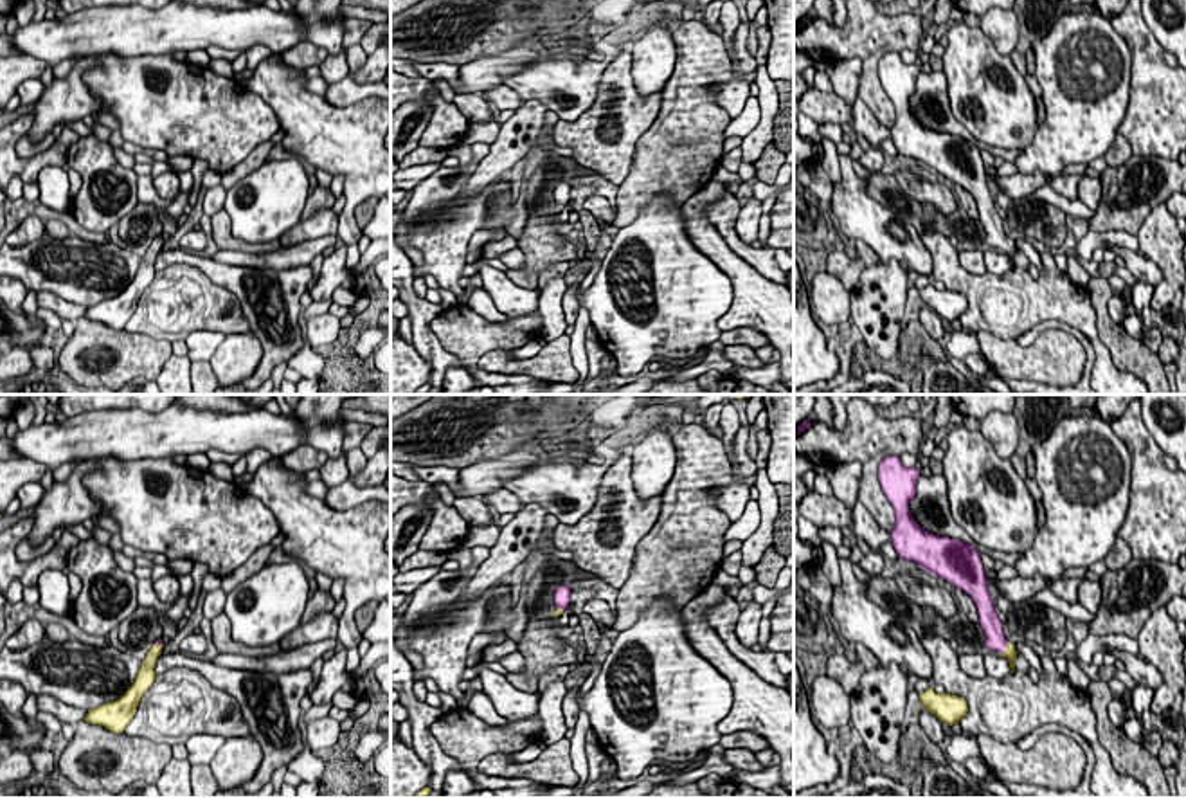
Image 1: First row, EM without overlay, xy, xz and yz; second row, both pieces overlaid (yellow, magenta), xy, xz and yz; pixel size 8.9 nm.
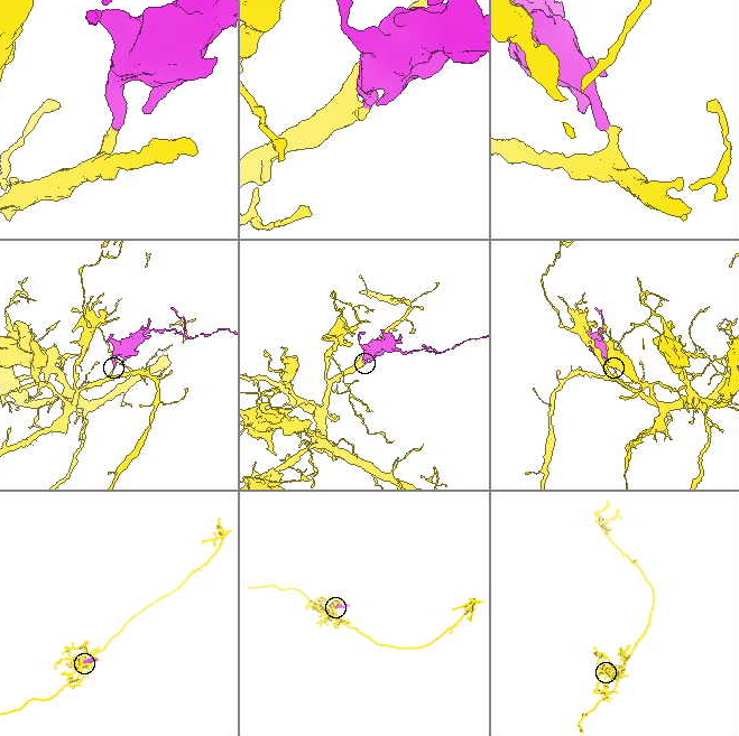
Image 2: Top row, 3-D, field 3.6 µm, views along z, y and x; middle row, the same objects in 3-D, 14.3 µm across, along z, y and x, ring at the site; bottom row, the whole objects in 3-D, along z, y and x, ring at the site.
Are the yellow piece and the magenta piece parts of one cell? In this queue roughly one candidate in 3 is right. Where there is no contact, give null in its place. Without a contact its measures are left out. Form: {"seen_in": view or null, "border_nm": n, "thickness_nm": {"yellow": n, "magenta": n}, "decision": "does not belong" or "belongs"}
{"seen_in": "yz", "border_nm": 120, "thickness_nm": {"yellow": 120, "magenta": 190}, "decision": "belongs"}

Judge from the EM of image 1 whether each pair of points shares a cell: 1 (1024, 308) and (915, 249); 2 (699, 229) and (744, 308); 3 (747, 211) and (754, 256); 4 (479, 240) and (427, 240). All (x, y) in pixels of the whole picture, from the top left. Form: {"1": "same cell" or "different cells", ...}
{"1": "different cells", "2": "same cell", "3": "different cells", "4": "different cells"}

